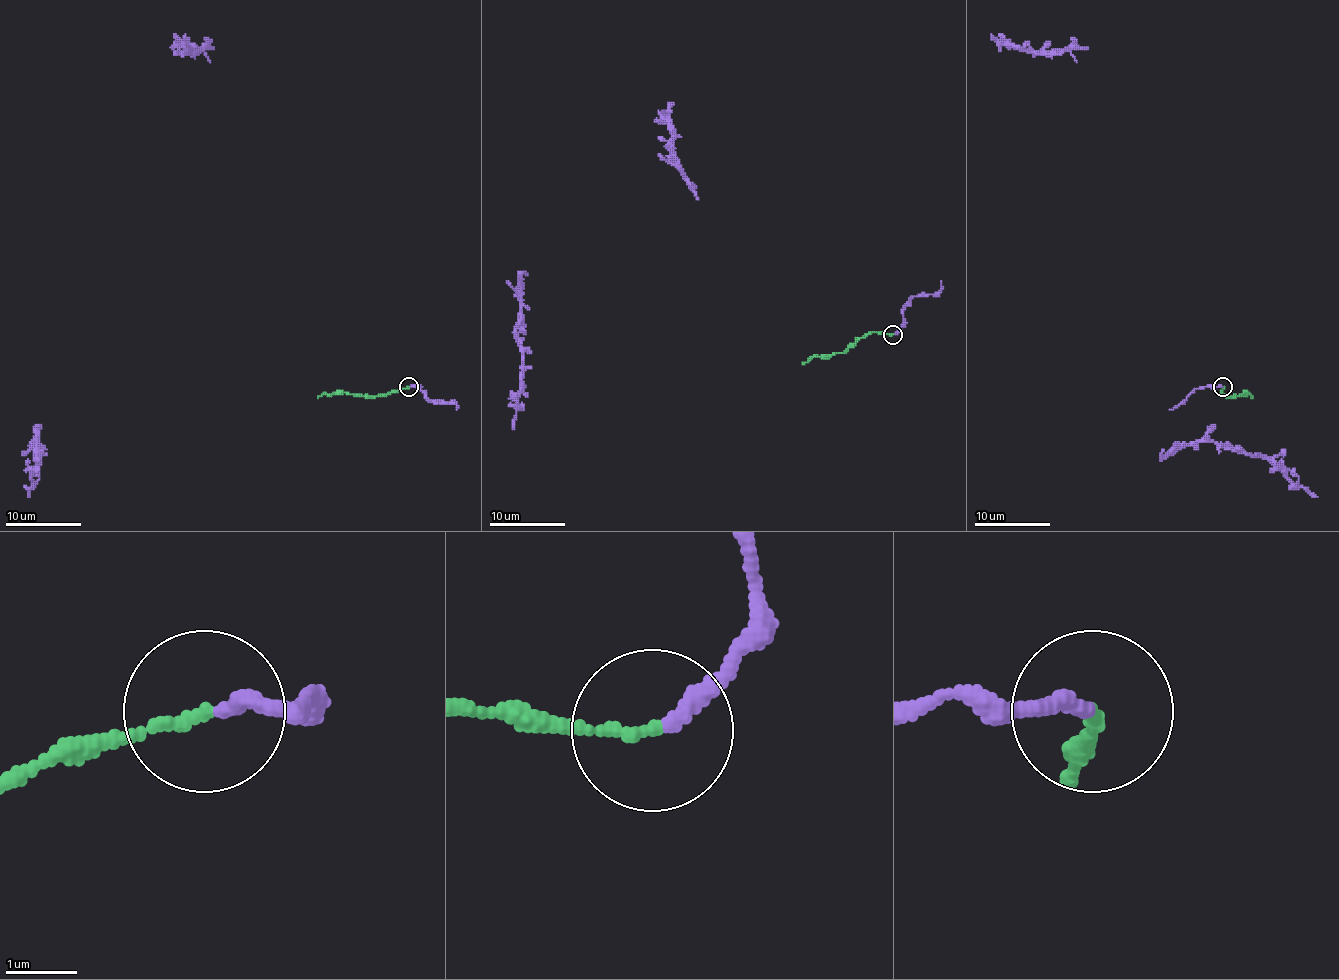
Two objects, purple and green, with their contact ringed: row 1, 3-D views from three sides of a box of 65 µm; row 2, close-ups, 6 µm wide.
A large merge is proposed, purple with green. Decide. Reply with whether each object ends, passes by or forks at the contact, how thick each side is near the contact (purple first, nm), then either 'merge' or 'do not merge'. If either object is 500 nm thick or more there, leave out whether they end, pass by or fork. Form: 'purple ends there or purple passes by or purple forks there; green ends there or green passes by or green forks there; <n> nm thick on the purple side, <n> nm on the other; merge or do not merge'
purple ends there; green ends there; 220 nm thick on the purple side, 160 nm on the other; merge

